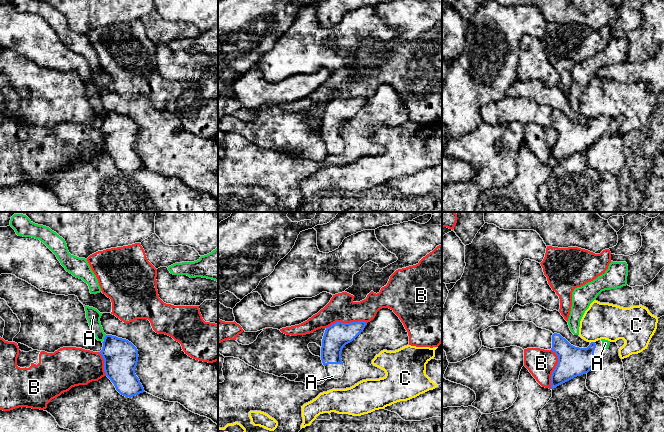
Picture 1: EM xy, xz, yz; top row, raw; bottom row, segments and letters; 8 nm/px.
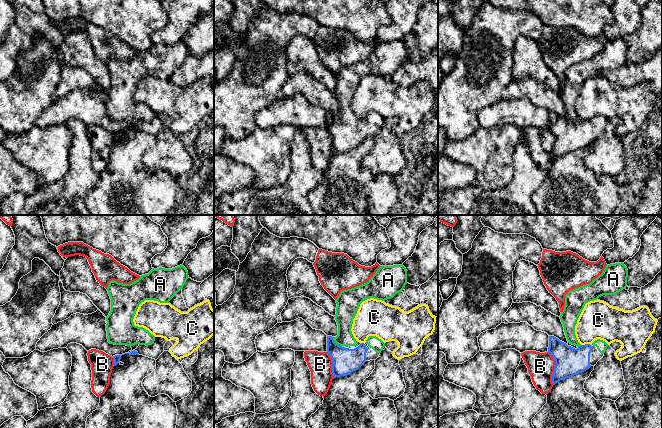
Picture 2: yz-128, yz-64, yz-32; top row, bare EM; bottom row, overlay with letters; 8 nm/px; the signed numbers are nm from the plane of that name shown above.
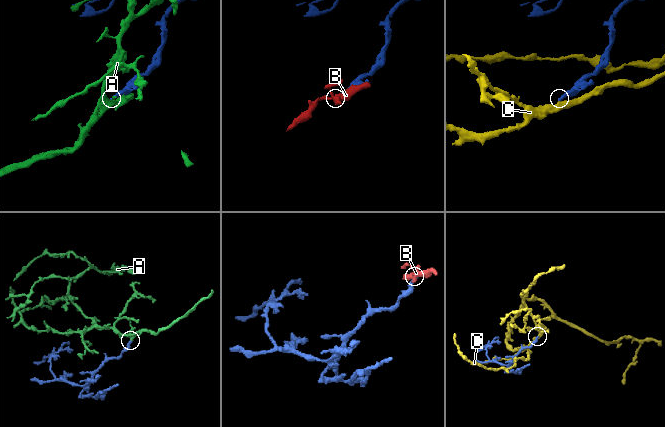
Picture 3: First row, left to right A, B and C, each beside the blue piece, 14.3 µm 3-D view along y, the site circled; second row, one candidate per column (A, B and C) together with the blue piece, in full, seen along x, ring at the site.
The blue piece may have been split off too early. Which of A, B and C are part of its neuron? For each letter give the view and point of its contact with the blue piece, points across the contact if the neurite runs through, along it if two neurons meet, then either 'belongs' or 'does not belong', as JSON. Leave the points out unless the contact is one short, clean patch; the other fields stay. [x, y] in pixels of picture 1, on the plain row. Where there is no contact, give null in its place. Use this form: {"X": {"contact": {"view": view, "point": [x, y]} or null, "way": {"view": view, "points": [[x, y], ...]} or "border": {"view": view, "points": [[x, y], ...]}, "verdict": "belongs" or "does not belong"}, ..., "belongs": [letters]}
{"A": {"contact": {"view": "xy", "point": [105, 113]}, "verdict": "belongs"}, "B": {"contact": {"view": "xz", "point": [346, 99]}, "verdict": "does not belong"}, "C": {"contact": {"view": "yz", "point": [592, 118]}, "border": {"view": "yz", "points": [[594, 117], [590, 119]]}, "verdict": "does not belong"}, "belongs": ["A"]}

